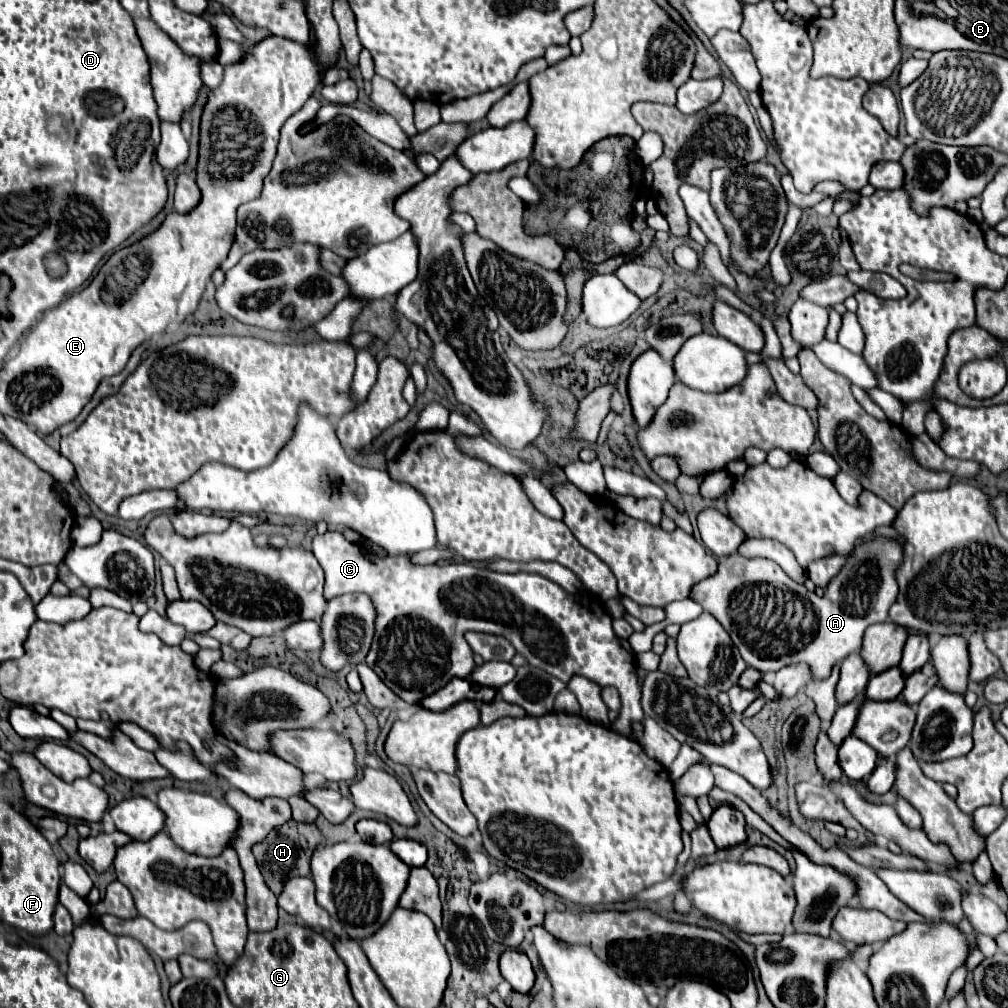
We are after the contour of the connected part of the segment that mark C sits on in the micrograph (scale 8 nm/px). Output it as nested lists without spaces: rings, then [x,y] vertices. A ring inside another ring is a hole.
[[[327,531],[323,535],[315,535],[313,539],[313,555],[325,571],[325,601],[345,593],[367,593],[375,607],[375,635],[365,663],[379,675],[379,679],[395,691],[401,699],[411,705],[417,705],[423,697],[435,693],[445,687],[449,679],[461,677],[467,679],[475,667],[471,647],[465,641],[467,631],[483,631],[507,637],[517,653],[523,653],[529,665],[539,667],[553,677],[567,683],[573,675],[583,675],[599,685],[617,687],[623,699],[623,707],[619,719],[611,725],[611,729],[631,735],[631,721],[641,721],[641,689],[635,673],[635,655],[633,649],[623,643],[615,635],[612,617],[606,610],[601,610],[599,599],[585,592],[585,605],[577,601],[575,595],[563,591],[559,585],[547,581],[541,575],[533,573],[497,573],[489,569],[479,569],[469,563],[465,565],[411,565],[405,555],[397,557],[377,557],[367,551],[367,547],[359,545],[361,535],[355,531]]]

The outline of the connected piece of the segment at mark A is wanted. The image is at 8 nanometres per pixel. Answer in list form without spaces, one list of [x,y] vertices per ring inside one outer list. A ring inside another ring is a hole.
[[[871,535],[871,539],[863,537],[855,543],[853,551],[847,555],[845,565],[839,575],[829,581],[825,593],[817,597],[817,593],[807,591],[803,583],[793,581],[777,563],[771,559],[747,559],[739,553],[723,557],[719,561],[717,573],[701,579],[691,587],[689,599],[699,603],[703,611],[711,613],[731,635],[733,643],[741,651],[743,659],[749,667],[755,667],[763,673],[775,673],[791,663],[809,663],[815,679],[825,679],[831,675],[831,669],[845,659],[847,655],[861,649],[863,633],[873,623],[887,621],[887,611],[897,599],[897,579],[895,571],[903,563],[903,545],[895,539],[883,535]]]

